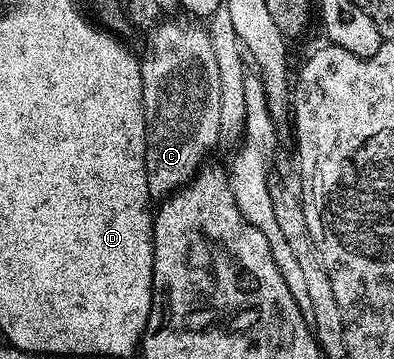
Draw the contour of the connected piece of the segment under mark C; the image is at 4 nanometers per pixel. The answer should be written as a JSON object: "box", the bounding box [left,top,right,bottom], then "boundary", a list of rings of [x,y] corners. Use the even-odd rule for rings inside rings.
{"box":[139,18,221,201],"boundary":[[[164,18],[150,32],[151,48],[139,65],[147,130],[145,165],[149,193],[155,201],[162,201],[178,187],[185,186],[219,142],[221,73],[217,73],[213,41],[209,41],[202,22],[184,18]]]}

